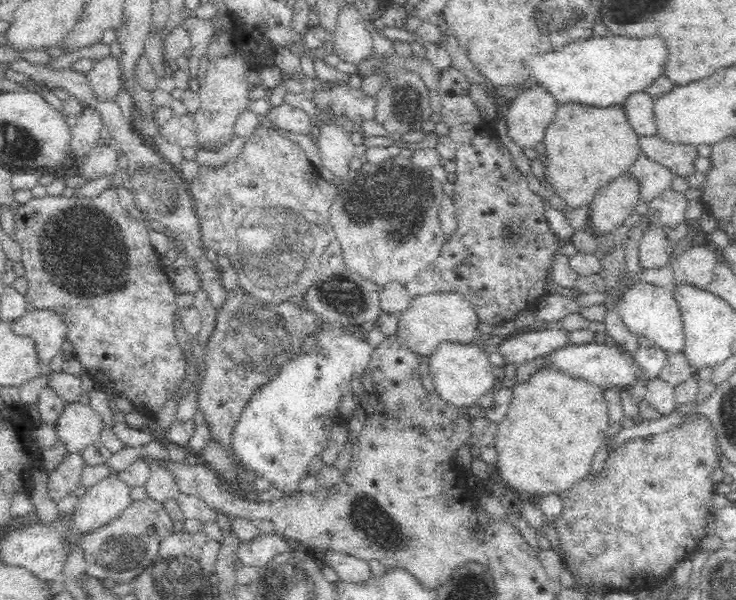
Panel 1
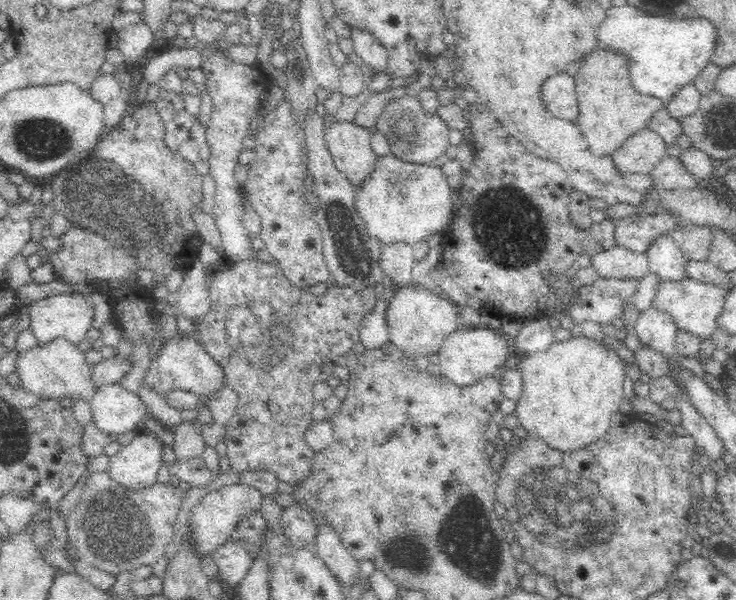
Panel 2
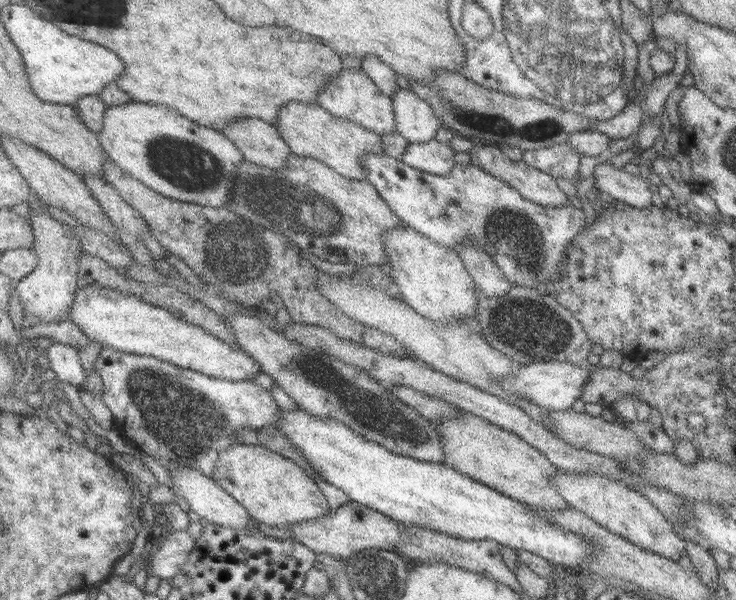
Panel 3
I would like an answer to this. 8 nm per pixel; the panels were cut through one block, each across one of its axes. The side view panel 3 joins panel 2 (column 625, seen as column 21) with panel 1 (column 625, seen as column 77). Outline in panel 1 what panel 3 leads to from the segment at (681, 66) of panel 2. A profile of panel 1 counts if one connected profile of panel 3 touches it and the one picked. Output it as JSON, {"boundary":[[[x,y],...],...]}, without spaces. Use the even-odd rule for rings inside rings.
{"boundary":[[[600,30],[591,37],[570,41],[560,50],[543,52],[529,58],[534,66],[533,83],[546,85],[558,97],[558,101],[577,100],[608,108],[624,105],[636,92],[646,91],[656,78],[664,75],[670,64],[670,42],[664,36],[600,36]]]}

